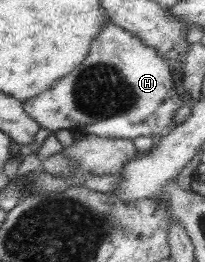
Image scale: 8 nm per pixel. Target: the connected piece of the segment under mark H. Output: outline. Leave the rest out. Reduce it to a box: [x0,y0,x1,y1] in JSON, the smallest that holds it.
[22,23,184,141]

